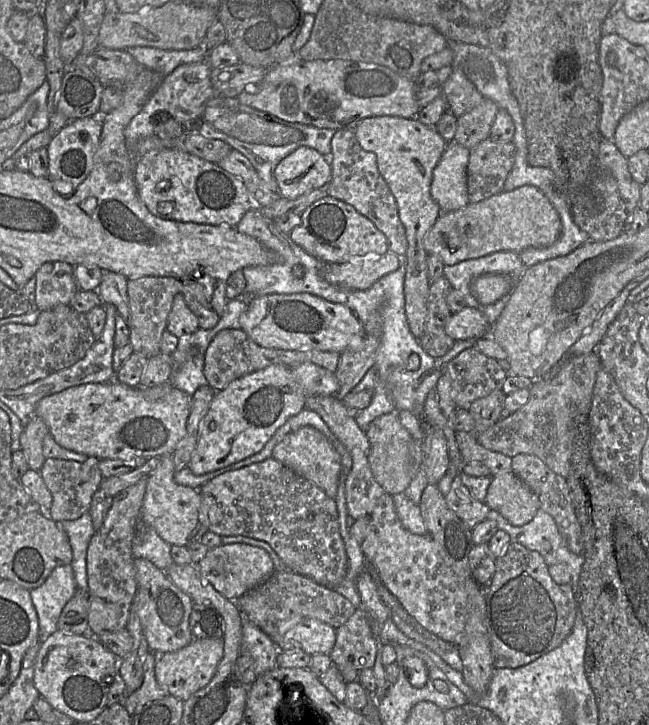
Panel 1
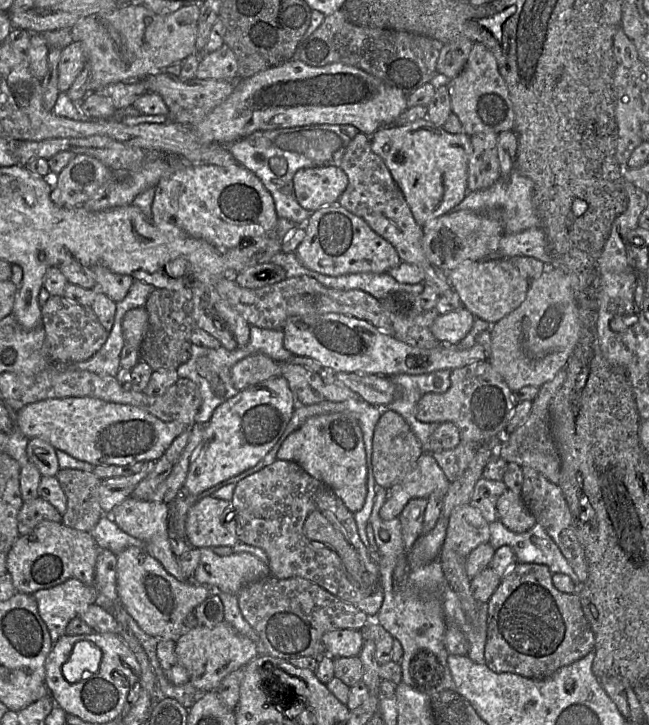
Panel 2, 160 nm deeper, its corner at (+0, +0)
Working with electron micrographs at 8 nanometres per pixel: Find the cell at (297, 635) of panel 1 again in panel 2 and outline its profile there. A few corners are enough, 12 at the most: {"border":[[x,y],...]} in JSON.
{"border":[[337,629],[322,642],[332,658],[358,656],[360,630]]}

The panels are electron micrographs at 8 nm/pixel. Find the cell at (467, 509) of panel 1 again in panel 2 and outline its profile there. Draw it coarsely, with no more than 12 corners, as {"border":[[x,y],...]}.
{"border":[[470,503],[450,514],[442,548],[467,558],[490,543],[490,528]]}

